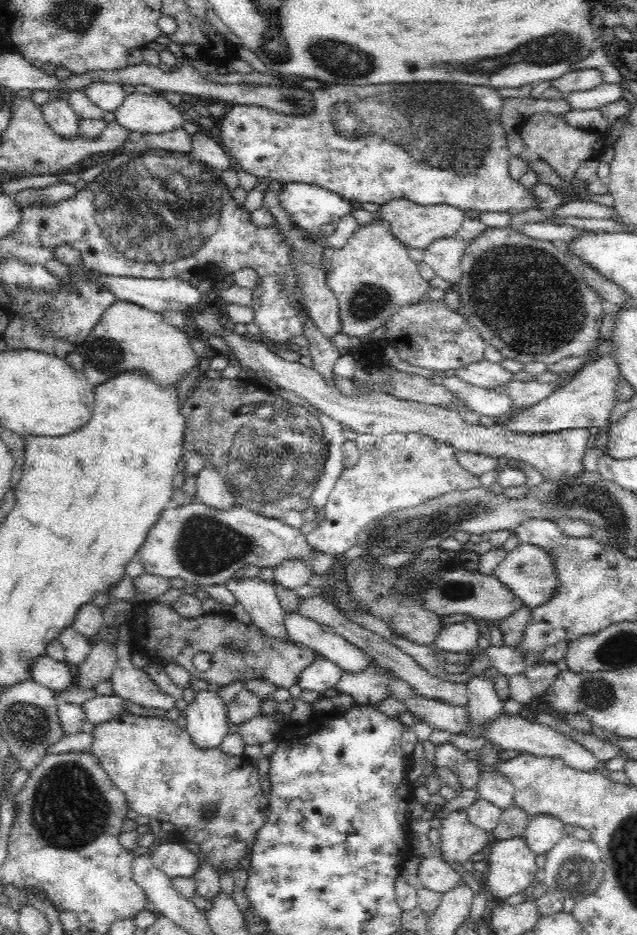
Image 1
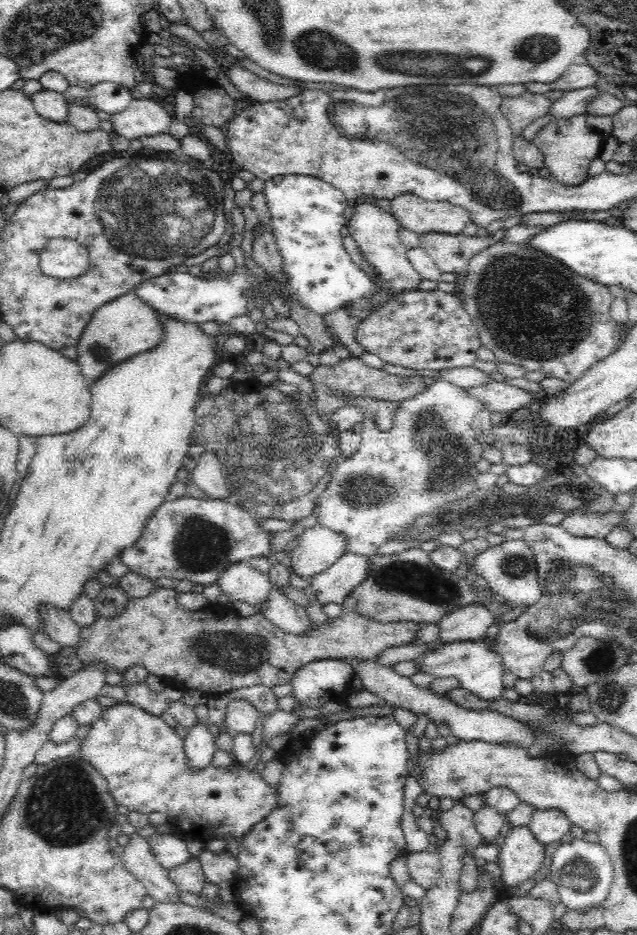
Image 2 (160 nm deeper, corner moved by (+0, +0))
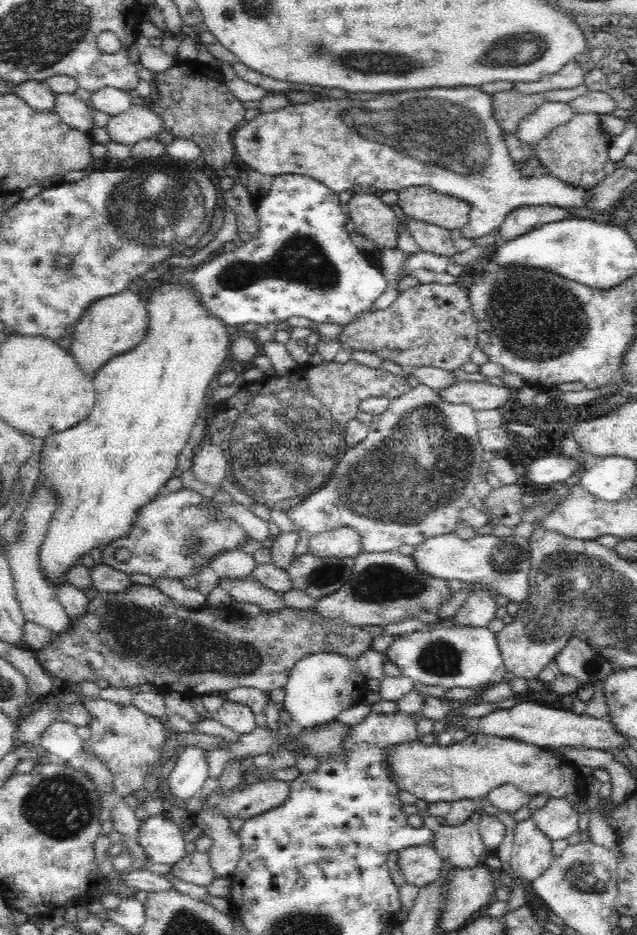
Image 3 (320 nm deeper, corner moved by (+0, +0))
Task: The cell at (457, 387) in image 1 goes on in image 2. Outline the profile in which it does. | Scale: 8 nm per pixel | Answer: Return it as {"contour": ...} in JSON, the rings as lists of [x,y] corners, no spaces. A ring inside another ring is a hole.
{"contour":[[[438,379],[428,381],[426,388],[412,399],[396,403],[398,408],[388,432],[382,433],[373,419],[365,418],[359,447],[352,455],[335,462],[330,481],[309,513],[316,517],[316,524],[343,534],[347,550],[360,556],[378,554],[380,546],[411,531],[422,515],[434,516],[448,503],[462,500],[477,489],[480,472],[476,462],[482,458],[485,446],[477,435],[475,420],[477,412],[485,409],[482,402],[464,389]]]}

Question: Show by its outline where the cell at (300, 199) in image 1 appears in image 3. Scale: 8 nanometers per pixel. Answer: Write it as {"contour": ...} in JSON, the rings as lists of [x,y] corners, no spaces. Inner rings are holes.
{"contour":[[[277,175],[272,182],[272,188],[268,194],[259,202],[257,207],[258,222],[255,236],[244,246],[236,247],[232,251],[221,250],[214,258],[207,259],[196,268],[190,270],[188,279],[191,285],[199,292],[199,299],[210,314],[223,320],[229,326],[234,324],[254,323],[258,325],[278,324],[287,321],[294,316],[304,316],[308,320],[314,320],[320,324],[340,324],[342,326],[354,322],[360,314],[367,312],[372,303],[386,290],[386,278],[381,271],[380,263],[369,252],[358,249],[350,239],[351,223],[349,215],[344,206],[344,197],[332,193],[324,184],[313,180],[311,177],[292,175]]]}

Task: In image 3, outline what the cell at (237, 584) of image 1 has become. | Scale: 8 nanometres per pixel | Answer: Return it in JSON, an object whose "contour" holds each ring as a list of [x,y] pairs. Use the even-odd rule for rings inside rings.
{"contour":[[[242,549],[222,550],[210,558],[209,567],[220,579],[244,579],[251,576],[254,566],[253,555],[246,554]]]}

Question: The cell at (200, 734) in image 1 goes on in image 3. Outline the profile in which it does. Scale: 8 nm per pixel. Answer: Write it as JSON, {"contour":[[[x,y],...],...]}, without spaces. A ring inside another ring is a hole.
{"contour":[[[188,747],[177,754],[177,761],[167,778],[166,786],[172,797],[185,803],[199,795],[200,787],[208,777],[204,751],[201,748]]]}

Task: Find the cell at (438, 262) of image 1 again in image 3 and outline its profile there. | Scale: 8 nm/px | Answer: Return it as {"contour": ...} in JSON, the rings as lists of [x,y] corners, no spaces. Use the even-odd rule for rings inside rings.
{"contour":[[[405,216],[405,220],[402,221],[400,226],[403,226],[410,232],[412,238],[420,246],[420,251],[444,257],[454,257],[455,254],[458,254],[448,229],[443,229],[409,216]]]}

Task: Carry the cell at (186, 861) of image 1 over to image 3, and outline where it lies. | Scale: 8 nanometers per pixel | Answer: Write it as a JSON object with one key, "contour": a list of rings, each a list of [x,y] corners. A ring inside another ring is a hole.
{"contour":[[[162,812],[140,821],[136,842],[156,864],[174,865],[186,855],[181,828]]]}

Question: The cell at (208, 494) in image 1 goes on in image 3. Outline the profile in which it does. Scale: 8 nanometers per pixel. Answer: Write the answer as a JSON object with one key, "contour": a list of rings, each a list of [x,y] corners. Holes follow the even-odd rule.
{"contour":[[[214,442],[199,446],[198,452],[194,453],[191,470],[198,480],[210,486],[221,486],[227,476],[227,462],[222,447]]]}

